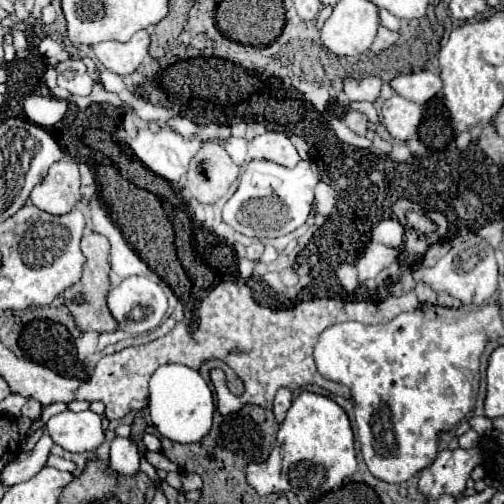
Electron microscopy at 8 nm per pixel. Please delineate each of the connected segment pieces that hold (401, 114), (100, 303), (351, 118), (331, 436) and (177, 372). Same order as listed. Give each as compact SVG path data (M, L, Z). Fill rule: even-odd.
M398 94L382 104L382 120L384 128L392 138L406 142L416 136L422 122L422 108L416 102L410 102Z
M88 234L82 238L82 252L86 256L86 264L84 264L84 274L80 278L80 282L76 282L74 286L70 286L64 296L66 296L66 308L70 310L70 314L74 316L74 322L78 326L80 332L114 332L118 330L118 322L114 320L114 316L108 310L106 304L106 296L110 292L110 242L102 236L102 234Z
M356 110L348 112L346 118L344 118L344 122L346 122L346 126L348 126L350 130L354 130L356 134L366 134L366 132L368 132L368 118L366 118L362 112L356 112Z
M302 390L294 398L286 420L280 424L278 450L282 458L270 456L264 464L266 474L254 474L254 464L248 464L248 484L260 496L292 490L304 500L316 500L324 492L338 488L358 470L354 434L346 412L332 398L310 390Z
M166 364L152 374L148 408L150 408L152 424L158 428L158 432L164 438L172 442L188 444L188 442L202 440L210 432L212 414L214 414L214 398L208 384L200 376L200 372L182 364Z

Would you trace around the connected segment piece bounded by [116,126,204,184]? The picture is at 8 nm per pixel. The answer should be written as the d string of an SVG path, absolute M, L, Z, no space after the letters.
M162 126L160 130L152 132L150 128L140 128L138 134L130 136L124 128L118 128L116 130L116 138L122 140L124 144L128 144L132 148L132 152L136 154L138 160L142 160L154 174L162 176L164 180L168 180L170 184L178 184L180 178L186 176L188 168L190 168L190 160L196 156L196 152L202 148L202 140L190 140L190 138L184 138L180 136L176 130L168 128L168 126Z

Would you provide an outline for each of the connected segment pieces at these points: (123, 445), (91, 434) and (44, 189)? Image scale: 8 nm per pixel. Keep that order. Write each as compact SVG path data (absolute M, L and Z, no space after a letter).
M114 438L110 442L110 468L114 472L134 476L138 472L138 446L132 438Z
M62 412L46 422L54 444L68 452L94 452L104 442L102 420L96 412Z
M54 162L40 184L30 192L40 210L60 216L68 214L80 200L80 172L76 162Z

